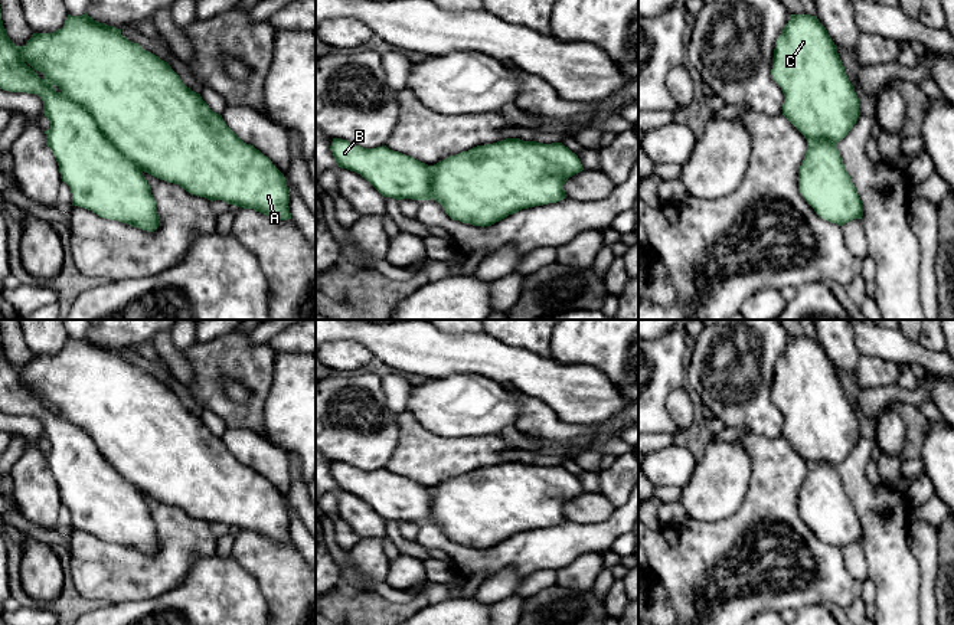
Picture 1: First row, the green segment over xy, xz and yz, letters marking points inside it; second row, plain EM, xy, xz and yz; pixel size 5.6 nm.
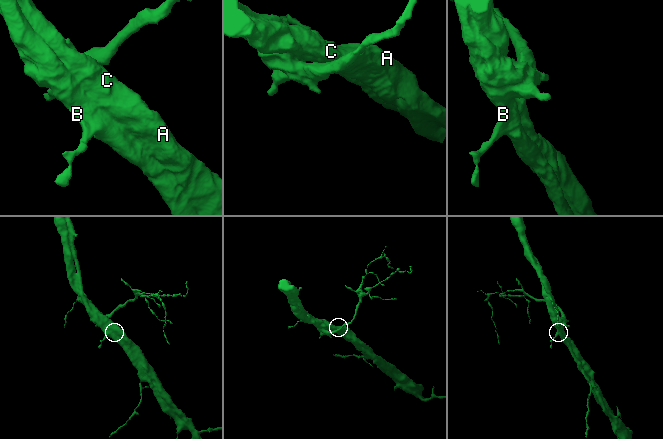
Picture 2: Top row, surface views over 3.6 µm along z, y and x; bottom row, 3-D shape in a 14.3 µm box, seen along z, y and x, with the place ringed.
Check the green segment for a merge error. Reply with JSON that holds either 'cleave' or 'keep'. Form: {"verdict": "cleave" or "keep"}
{"verdict": "keep"}

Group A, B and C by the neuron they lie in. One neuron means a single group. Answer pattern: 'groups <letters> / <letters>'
groups A B C

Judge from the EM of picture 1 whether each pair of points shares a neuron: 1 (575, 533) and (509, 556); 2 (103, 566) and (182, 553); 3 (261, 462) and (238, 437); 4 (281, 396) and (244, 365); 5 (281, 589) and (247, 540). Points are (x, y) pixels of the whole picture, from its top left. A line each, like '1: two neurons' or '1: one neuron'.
1: one neuron
2: one neuron
3: one neuron
4: two neurons
5: one neuron

